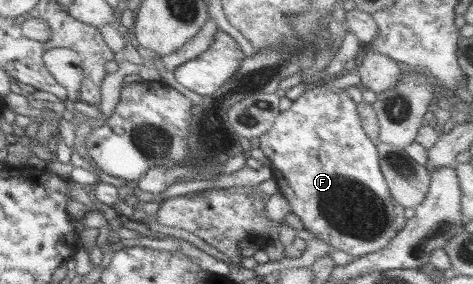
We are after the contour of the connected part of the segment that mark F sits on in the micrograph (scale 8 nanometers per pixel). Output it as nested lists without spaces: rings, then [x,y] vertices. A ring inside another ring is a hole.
[[[324,81],[308,87],[304,94],[296,98],[295,101],[292,101],[292,105],[288,110],[284,110],[278,114],[275,121],[272,123],[272,126],[258,138],[258,142],[260,142],[259,149],[264,152],[264,156],[271,162],[270,168],[272,171],[272,179],[274,179],[275,183],[278,185],[279,192],[287,198],[291,213],[296,214],[296,216],[300,218],[302,224],[304,224],[304,228],[308,230],[308,232],[321,238],[336,250],[342,250],[342,252],[347,252],[348,254],[352,254],[352,256],[364,256],[388,246],[390,239],[394,238],[396,233],[404,228],[407,221],[406,216],[404,215],[405,208],[402,205],[399,205],[391,197],[386,179],[380,168],[380,157],[377,151],[377,146],[362,128],[357,111],[357,104],[352,100],[350,95],[348,95],[346,89],[334,90],[325,87]]]

